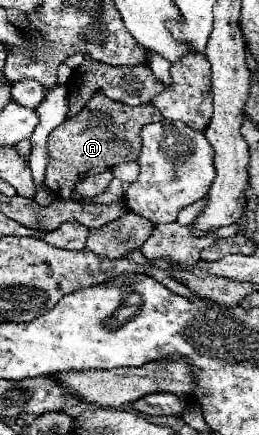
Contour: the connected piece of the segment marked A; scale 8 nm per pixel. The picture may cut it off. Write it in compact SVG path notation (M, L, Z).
M97 94L75 118L67 118L49 134L45 186L57 198L67 198L81 178L105 172L121 162L137 160L141 152L141 128L161 120L163 116L153 104L127 106L109 100L105 94Z

